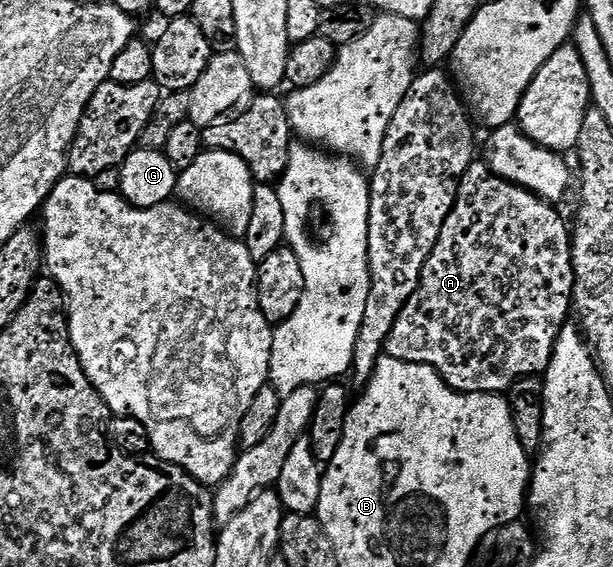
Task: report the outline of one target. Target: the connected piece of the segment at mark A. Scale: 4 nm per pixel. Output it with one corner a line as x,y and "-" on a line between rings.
477,162
464,179
464,185
458,194
458,202
454,206
454,214
450,214
414,294
410,294
410,302
406,302
406,310
402,310
398,326
394,326
392,352
397,356
405,356
408,360
415,360
418,364
428,364
431,368
437,368
450,383
458,388
468,388
471,392
508,394
527,380
547,380
550,366
560,353
560,347
566,343
567,336
564,335
570,332
570,325
574,320
572,314
572,277
576,275
572,241
574,228
569,221
567,224
560,216
563,215
559,211
537,204
521,192
515,192
501,180
495,180
491,170
483,162

